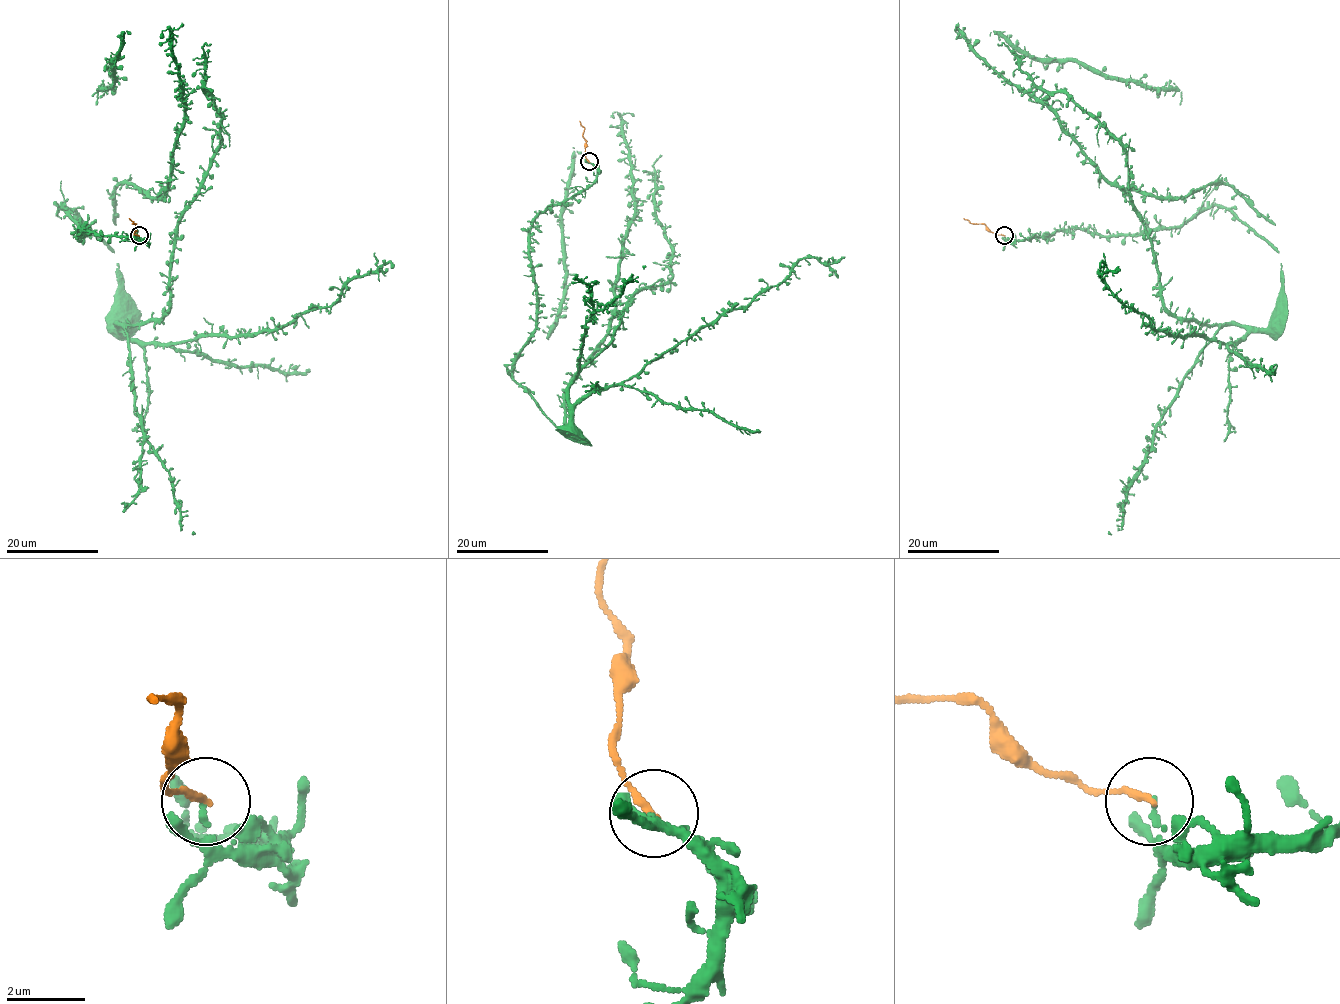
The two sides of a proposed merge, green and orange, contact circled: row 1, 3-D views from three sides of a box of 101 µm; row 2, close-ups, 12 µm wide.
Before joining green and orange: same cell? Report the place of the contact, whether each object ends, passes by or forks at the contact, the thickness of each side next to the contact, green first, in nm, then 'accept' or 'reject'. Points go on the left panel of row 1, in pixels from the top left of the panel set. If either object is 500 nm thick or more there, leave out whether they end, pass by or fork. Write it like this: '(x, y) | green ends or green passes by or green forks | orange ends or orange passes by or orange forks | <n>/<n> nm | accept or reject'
(139, 235) | green ends | orange ends | 130/180 nm | reject

